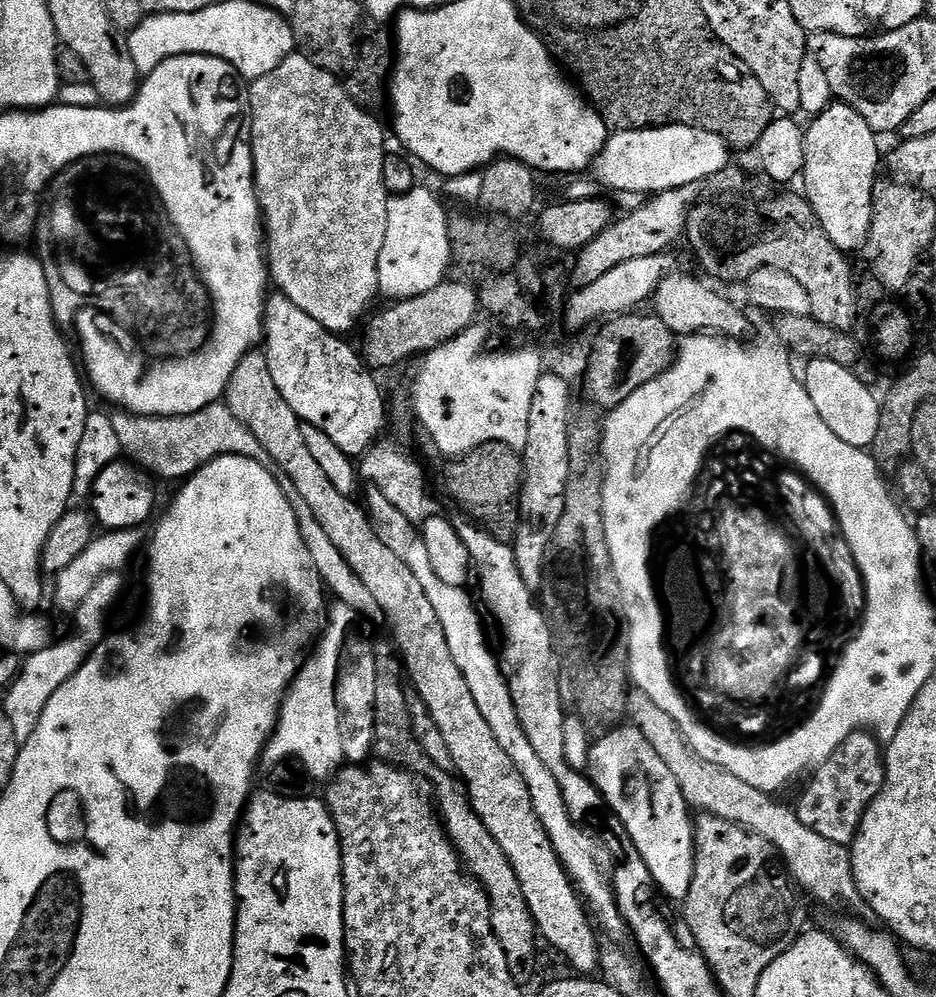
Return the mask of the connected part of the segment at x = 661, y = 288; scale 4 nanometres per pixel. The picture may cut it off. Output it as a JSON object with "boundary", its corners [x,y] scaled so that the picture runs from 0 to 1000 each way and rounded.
{"boundary":[[[725,271],[719,272],[701,288],[699,298],[700,316],[721,334],[723,338],[745,335],[768,335],[775,339],[795,339],[799,333],[799,321],[791,314],[786,305],[781,305],[769,293],[760,289],[760,284],[751,285],[744,277],[734,277]]]}

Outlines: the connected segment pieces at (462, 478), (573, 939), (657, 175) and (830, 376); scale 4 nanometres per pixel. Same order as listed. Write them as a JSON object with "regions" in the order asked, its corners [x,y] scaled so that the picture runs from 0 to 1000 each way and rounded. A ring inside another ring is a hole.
{"regions":[[[[524,443],[498,457],[482,462],[474,485],[479,493],[501,514],[505,523],[520,530],[527,538],[543,544],[558,525],[558,490],[562,485],[562,465],[557,454],[536,443]]],[[[270,351],[261,356],[244,384],[241,404],[244,409],[250,411],[252,418],[264,426],[280,443],[280,447],[284,447],[287,458],[299,464],[300,471],[312,480],[314,491],[323,495],[327,504],[331,504],[335,516],[340,519],[340,524],[344,524],[348,536],[353,536],[353,540],[356,541],[357,548],[365,552],[365,556],[382,576],[385,586],[390,586],[395,596],[400,596],[400,602],[410,613],[413,623],[423,627],[423,638],[432,649],[429,658],[434,663],[435,677],[438,682],[438,677],[440,677],[440,682],[444,685],[454,708],[457,709],[454,710],[456,717],[464,720],[468,732],[472,732],[472,736],[476,739],[483,765],[490,781],[495,782],[496,789],[500,791],[505,812],[511,816],[511,820],[515,820],[519,832],[528,837],[528,843],[532,845],[532,849],[536,849],[536,853],[545,861],[580,946],[582,943],[592,954],[599,955],[620,974],[616,976],[636,976],[641,969],[643,950],[642,944],[637,944],[638,928],[615,888],[612,887],[610,879],[603,871],[603,866],[596,861],[575,816],[571,816],[571,808],[566,804],[566,792],[562,792],[562,784],[558,784],[558,776],[553,776],[549,764],[545,762],[541,752],[536,752],[536,748],[532,746],[532,740],[528,740],[528,732],[519,728],[519,720],[515,720],[515,712],[511,712],[511,704],[506,702],[506,696],[502,694],[502,688],[494,672],[489,670],[489,664],[485,664],[485,656],[481,656],[481,648],[476,644],[472,624],[468,624],[468,616],[464,616],[464,608],[459,608],[459,600],[455,600],[455,592],[451,592],[451,584],[447,584],[447,581],[442,580],[441,573],[434,568],[434,564],[427,566],[429,562],[423,562],[425,557],[404,540],[401,528],[394,521],[394,515],[384,505],[380,507],[377,498],[365,495],[349,477],[348,472],[341,467],[324,437],[326,426],[314,415],[314,411],[310,411],[310,403],[301,399],[301,391],[297,391],[297,386],[293,383],[293,375],[288,375],[288,363],[281,351]]],[[[712,124],[651,135],[649,146],[637,157],[635,174],[658,193],[700,195],[760,182],[779,168],[778,155],[778,143],[767,134],[732,124]]],[[[863,361],[863,370],[857,373],[857,384],[861,395],[865,395],[865,403],[878,415],[878,423],[904,443],[904,447],[931,450],[934,439],[938,439],[940,426],[940,406],[938,397],[932,394],[933,390],[923,385],[904,367],[895,367],[895,363],[886,361]]]]}

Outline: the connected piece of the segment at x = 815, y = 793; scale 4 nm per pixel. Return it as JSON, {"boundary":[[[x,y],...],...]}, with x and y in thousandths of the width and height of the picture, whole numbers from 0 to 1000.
{"boundary":[[[926,732],[910,734],[908,740],[904,740],[904,744],[900,744],[891,756],[887,756],[882,765],[866,775],[868,783],[855,798],[855,807],[849,807],[850,819],[857,828],[865,828],[870,837],[878,837],[882,845],[909,848],[927,807],[942,792],[946,773],[947,758],[941,743]]]}

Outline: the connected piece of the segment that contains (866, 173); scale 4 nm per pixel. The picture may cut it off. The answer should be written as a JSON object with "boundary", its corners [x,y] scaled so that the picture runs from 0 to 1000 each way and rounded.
{"boundary":[[[890,102],[877,116],[871,117],[862,125],[859,133],[861,142],[861,162],[857,174],[858,196],[868,206],[872,217],[876,220],[878,231],[895,247],[899,253],[911,255],[924,248],[927,244],[927,236],[932,231],[932,196],[936,193],[938,176],[936,172],[942,169],[942,152],[940,156],[940,144],[938,134],[927,125],[925,118],[917,114],[908,105],[901,102]]]}

